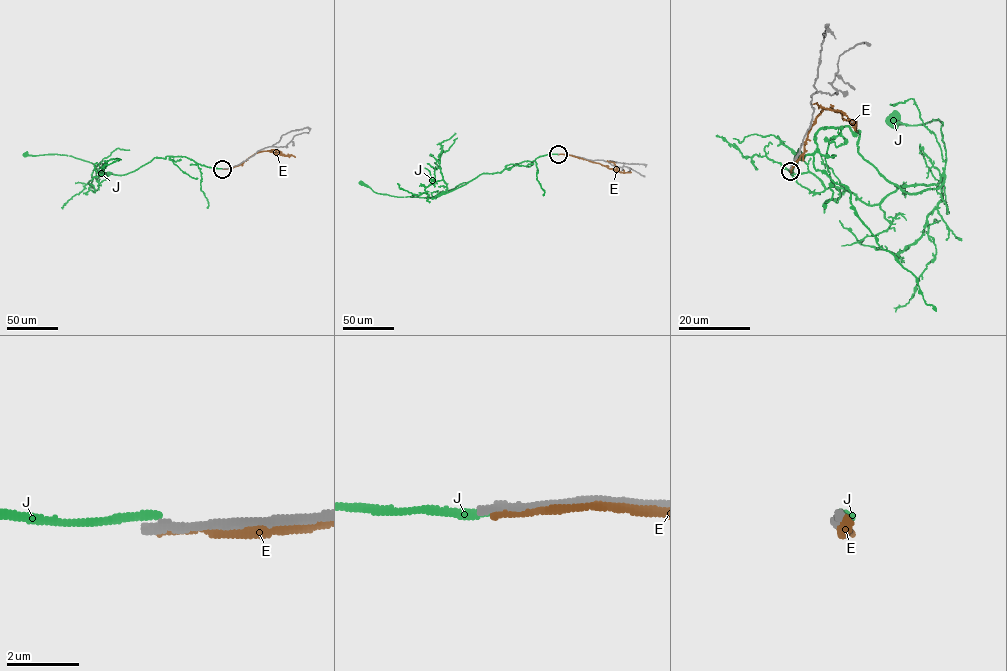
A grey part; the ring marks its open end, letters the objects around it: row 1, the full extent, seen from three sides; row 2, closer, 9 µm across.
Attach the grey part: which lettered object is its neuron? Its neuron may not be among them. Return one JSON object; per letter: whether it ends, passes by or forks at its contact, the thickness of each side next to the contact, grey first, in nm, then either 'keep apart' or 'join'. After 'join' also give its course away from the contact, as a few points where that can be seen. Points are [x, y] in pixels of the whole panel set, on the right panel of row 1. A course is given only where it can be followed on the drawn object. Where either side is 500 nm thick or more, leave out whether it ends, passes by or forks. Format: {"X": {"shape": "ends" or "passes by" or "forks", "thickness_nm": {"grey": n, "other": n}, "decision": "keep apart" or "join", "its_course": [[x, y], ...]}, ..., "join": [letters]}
{"E": {"shape": "passes by", "thickness_nm": {"grey": 220, "other": 200}, "decision": "keep apart"}, "J": {"shape": "ends", "thickness_nm": {"grey": 260, "other": 280}, "decision": "keep apart"}, "join": []}

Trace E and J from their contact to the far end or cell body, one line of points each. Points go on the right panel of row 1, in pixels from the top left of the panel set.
E: (791, 171), (804, 151), (807, 135), (823, 110), (831, 108), (854, 125), (856, 121), (854, 130)
J: (791, 171), (820, 128), (849, 127), (903, 191), (937, 189), (943, 123), (894, 121)

